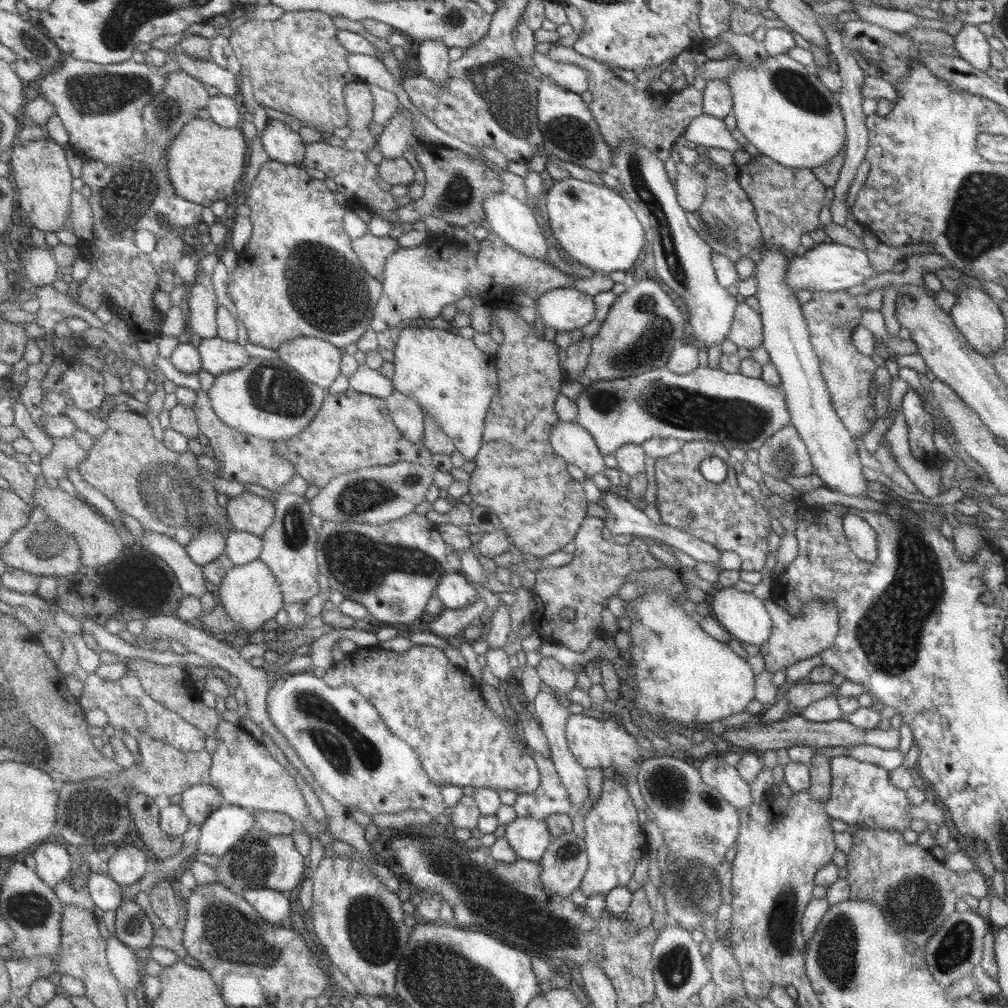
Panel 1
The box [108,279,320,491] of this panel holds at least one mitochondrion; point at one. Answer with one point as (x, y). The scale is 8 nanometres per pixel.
(270, 386)

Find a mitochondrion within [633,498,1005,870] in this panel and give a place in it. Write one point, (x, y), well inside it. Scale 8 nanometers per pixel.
(889, 631)

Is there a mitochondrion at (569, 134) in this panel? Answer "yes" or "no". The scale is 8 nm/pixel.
yes

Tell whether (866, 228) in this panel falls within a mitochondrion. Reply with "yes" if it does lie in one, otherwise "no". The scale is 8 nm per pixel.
no

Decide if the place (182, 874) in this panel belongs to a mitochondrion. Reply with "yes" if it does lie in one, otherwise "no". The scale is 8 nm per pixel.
no

